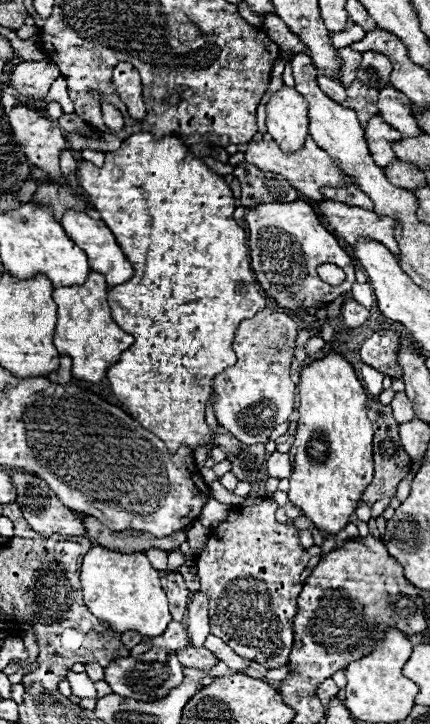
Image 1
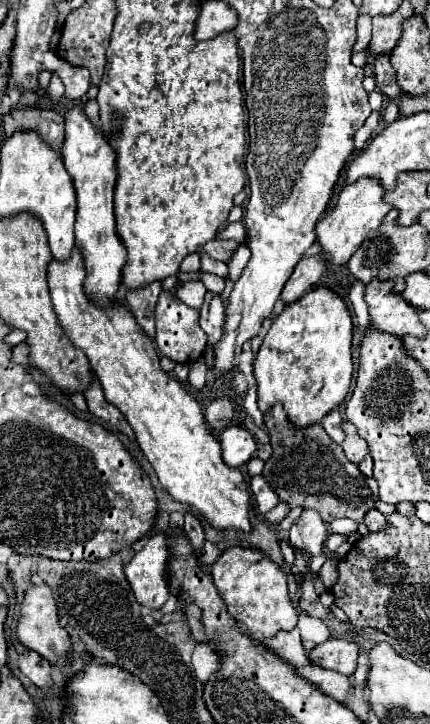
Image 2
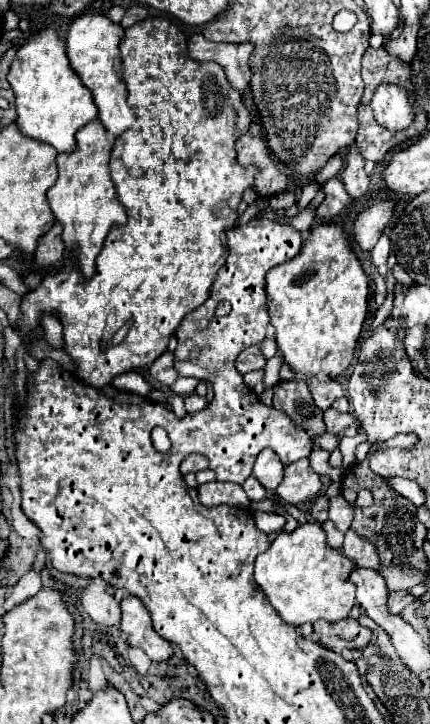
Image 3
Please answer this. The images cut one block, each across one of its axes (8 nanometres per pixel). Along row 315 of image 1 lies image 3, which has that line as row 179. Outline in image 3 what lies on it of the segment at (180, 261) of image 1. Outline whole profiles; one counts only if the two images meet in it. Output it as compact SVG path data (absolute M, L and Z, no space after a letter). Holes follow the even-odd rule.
M146 18L146 20L140 20L136 22L134 26L126 28L124 32L124 38L122 38L122 44L120 44L120 52L122 52L122 74L124 74L124 82L126 82L126 88L128 88L128 104L134 108L136 112L136 122L132 128L128 128L116 142L114 142L114 150L112 150L112 158L110 158L110 176L112 176L112 182L116 184L116 194L118 194L118 200L122 206L126 206L126 214L128 214L128 222L126 226L114 226L110 232L108 232L108 238L106 238L106 244L102 248L102 252L98 254L98 264L96 264L96 272L90 280L84 280L84 276L78 268L74 268L74 262L70 262L72 266L70 268L64 268L62 270L54 270L54 274L50 272L42 284L28 292L22 300L22 314L20 314L20 330L22 334L42 334L42 326L40 326L40 314L42 312L50 312L50 310L56 310L60 314L60 322L64 326L64 350L72 356L72 360L76 362L76 376L94 386L94 388L102 388L106 384L110 384L110 380L116 376L116 374L122 374L122 372L128 372L128 370L134 370L134 368L142 368L142 366L148 366L152 364L168 346L168 338L176 332L180 320L192 312L194 308L198 308L200 304L204 304L204 300L208 298L208 292L210 292L210 286L212 286L212 280L216 276L216 272L224 266L224 260L222 254L224 254L224 244L222 244L222 234L226 234L226 230L230 230L236 222L236 210L238 210L238 204L242 200L242 192L246 188L252 188L254 186L254 178L258 174L258 168L256 166L242 166L238 164L236 160L236 140L244 134L246 128L250 128L250 112L246 110L244 102L242 102L242 96L230 88L230 82L222 70L222 66L218 66L216 62L194 62L190 56L188 56L188 50L186 50L186 36L178 30L178 26L168 20L168 18ZM126 320L134 320L126 338L120 342L120 344L112 344L112 336L114 332L126 324Z

